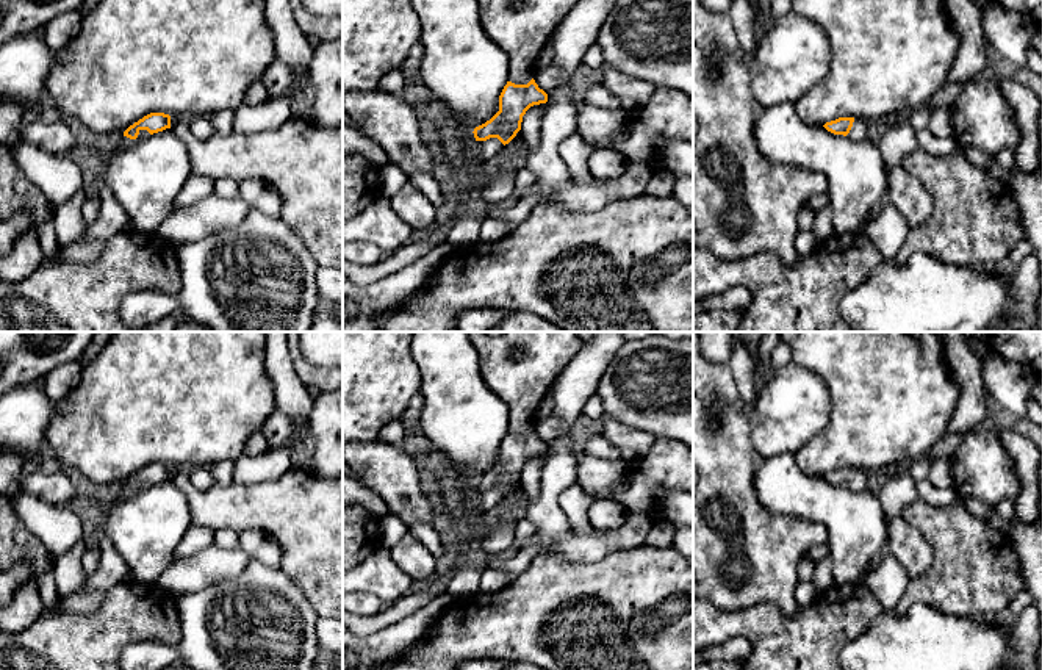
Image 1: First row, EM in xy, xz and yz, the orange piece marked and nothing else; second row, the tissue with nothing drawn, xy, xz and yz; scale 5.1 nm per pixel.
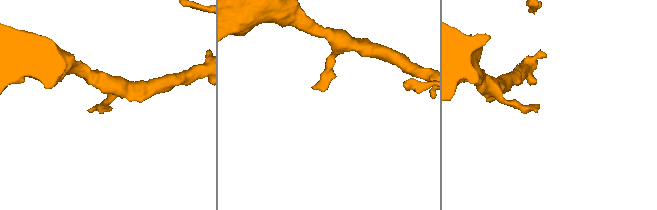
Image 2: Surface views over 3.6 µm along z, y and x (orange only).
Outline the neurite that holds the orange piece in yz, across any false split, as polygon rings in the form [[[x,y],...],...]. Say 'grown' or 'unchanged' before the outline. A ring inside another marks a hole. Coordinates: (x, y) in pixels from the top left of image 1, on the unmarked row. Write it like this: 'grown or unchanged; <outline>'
grown; [[[839,468],[823,477],[834,485],[848,487],[854,493],[864,493],[876,485],[875,476],[859,468]]]

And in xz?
grown; [[[534,429],[527,435],[507,432],[499,446],[499,462],[472,482],[477,492],[474,496],[472,518],[482,521],[498,513],[505,496],[521,481],[526,462],[534,456],[546,452],[548,445],[538,438]]]

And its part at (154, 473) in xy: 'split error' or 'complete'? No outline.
split error

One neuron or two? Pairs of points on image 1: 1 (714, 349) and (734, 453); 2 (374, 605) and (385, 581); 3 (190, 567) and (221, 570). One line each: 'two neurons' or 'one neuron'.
1: two neurons
2: two neurons
3: one neuron

